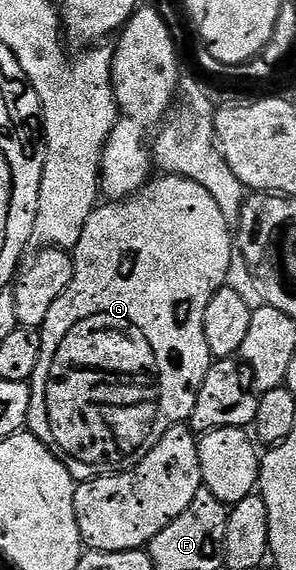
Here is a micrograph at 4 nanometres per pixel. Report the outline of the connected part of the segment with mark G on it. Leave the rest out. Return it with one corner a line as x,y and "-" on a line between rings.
158,175
142,186
137,193
122,198
121,201
110,201
99,204
88,215
82,228
80,243
72,250
74,274
72,283
68,283
68,291
52,303
48,311
48,319
44,319
42,342
40,343
40,363
36,363
36,371
30,378
32,403
28,411
28,429
64,463
64,467
73,475
75,482
92,481
95,477
108,477
115,473
126,473
139,465
160,443
160,439
174,425
189,422
192,411
196,407
196,399
200,387
204,383
204,375
208,375
212,358
208,351
208,343
204,339
204,311
208,311
208,303
212,303
212,295
226,285
228,267
232,263
232,255
236,251
236,241
232,236
232,225
224,219
224,211
220,211
220,203
187,177

